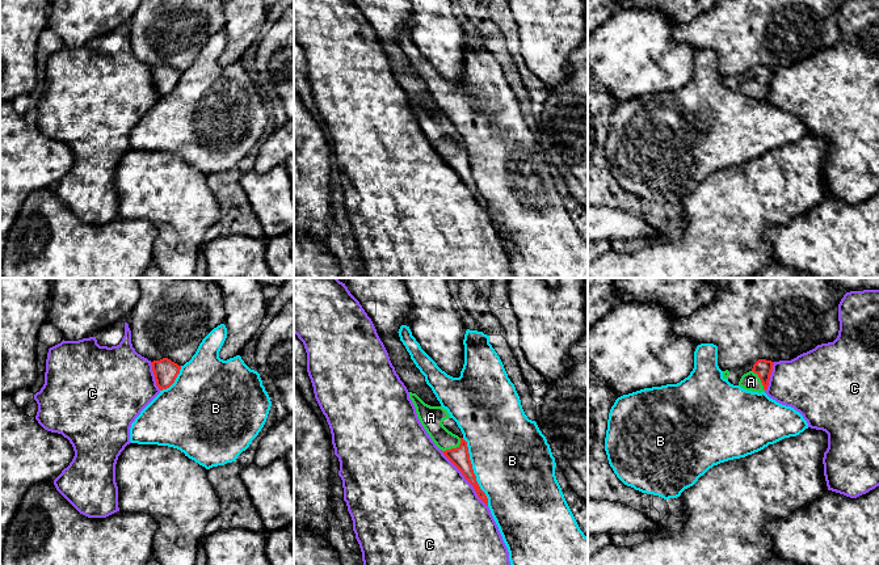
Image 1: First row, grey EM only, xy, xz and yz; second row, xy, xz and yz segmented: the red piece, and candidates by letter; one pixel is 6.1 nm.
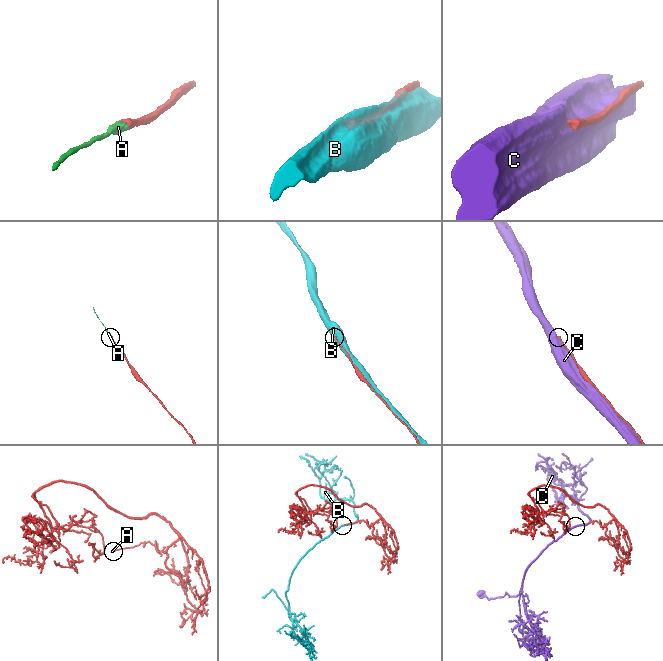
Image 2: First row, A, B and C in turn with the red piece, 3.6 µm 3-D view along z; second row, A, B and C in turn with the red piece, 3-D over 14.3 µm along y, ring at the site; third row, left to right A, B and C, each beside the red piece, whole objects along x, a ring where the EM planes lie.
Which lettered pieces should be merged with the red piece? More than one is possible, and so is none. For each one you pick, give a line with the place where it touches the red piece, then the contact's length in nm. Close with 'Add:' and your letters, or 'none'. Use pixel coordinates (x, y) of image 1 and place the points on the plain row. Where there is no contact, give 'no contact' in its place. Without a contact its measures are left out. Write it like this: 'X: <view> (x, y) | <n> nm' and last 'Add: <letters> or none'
A: xz (453, 155) | 150 nm
Add: A

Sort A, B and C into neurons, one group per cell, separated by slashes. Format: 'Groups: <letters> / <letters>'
Groups: A / B / C

